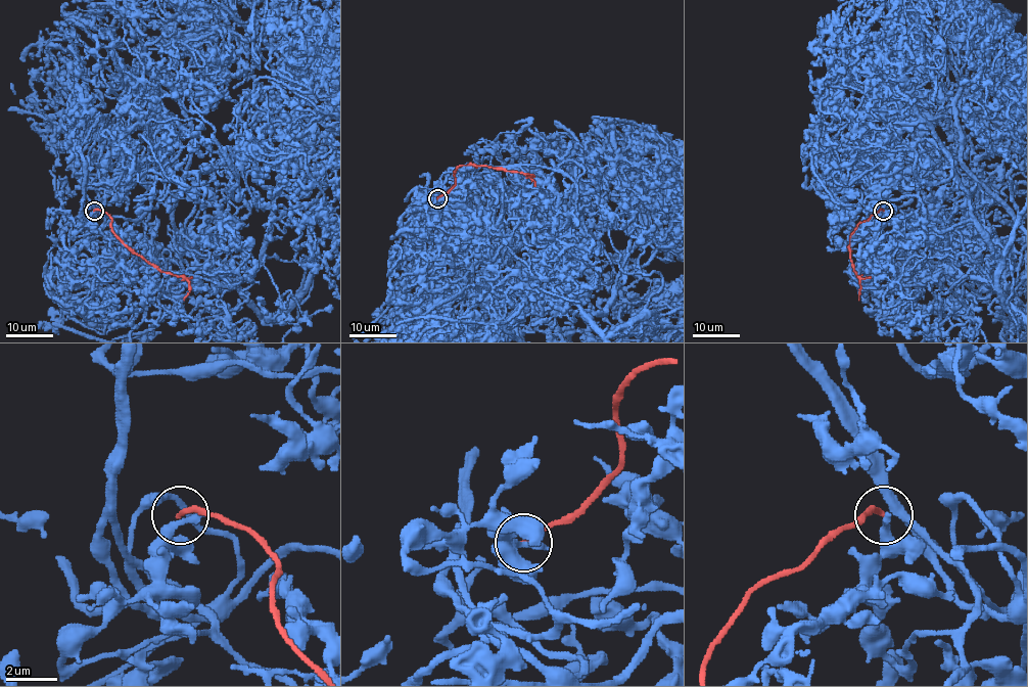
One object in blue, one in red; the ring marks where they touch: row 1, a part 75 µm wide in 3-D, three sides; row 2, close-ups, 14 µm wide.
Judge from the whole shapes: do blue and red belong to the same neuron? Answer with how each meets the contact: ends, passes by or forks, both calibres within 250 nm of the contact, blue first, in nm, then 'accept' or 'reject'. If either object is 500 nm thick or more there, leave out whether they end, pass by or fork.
blue ends there; red ends there; 380 nm thick on the blue side, 240 nm on the other; reject

